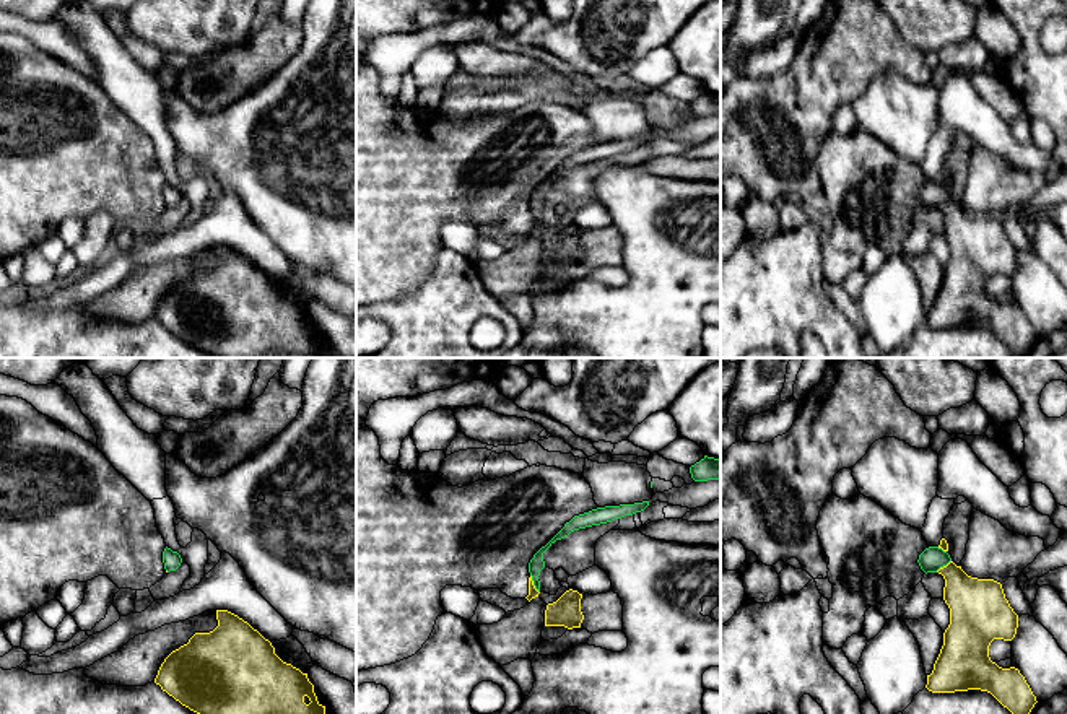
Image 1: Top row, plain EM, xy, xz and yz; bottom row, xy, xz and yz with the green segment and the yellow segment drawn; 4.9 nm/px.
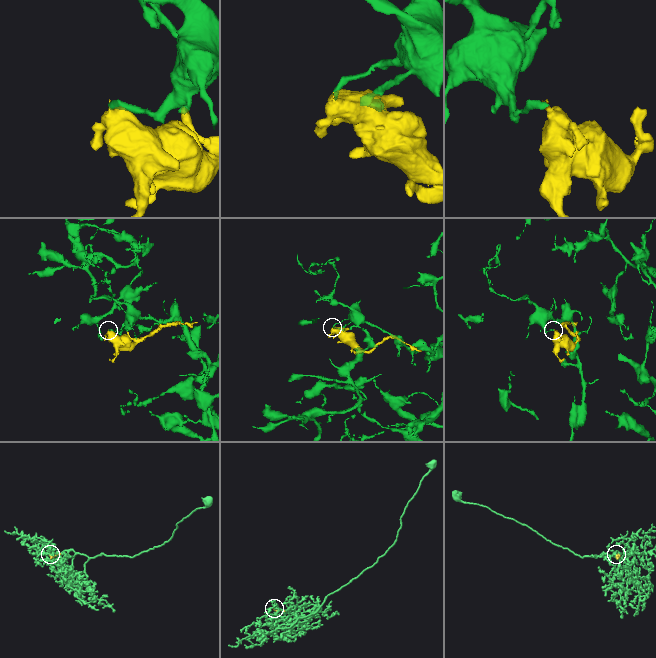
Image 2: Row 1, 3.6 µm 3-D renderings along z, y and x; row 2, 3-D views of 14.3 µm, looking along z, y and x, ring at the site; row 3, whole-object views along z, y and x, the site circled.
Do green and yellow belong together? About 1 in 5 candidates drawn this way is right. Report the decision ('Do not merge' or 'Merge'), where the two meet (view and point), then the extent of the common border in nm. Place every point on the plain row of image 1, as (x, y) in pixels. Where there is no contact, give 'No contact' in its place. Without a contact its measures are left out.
Do not merge. Touches green at xz (534, 220). Shared border 100 nm

